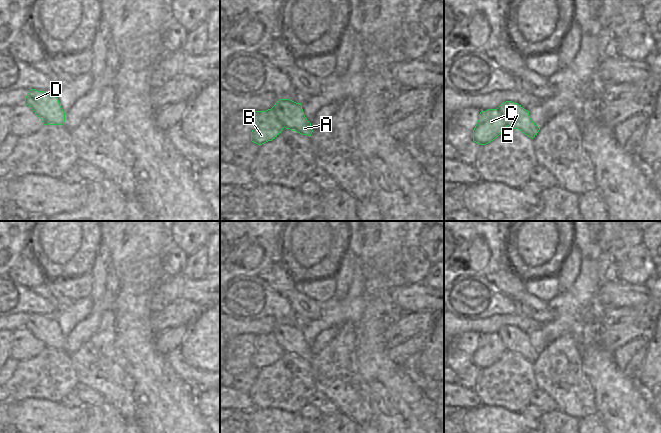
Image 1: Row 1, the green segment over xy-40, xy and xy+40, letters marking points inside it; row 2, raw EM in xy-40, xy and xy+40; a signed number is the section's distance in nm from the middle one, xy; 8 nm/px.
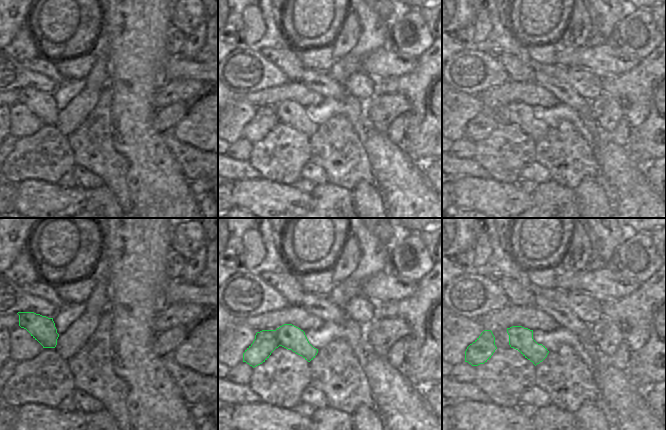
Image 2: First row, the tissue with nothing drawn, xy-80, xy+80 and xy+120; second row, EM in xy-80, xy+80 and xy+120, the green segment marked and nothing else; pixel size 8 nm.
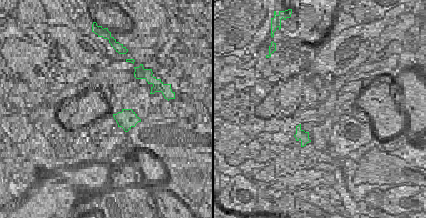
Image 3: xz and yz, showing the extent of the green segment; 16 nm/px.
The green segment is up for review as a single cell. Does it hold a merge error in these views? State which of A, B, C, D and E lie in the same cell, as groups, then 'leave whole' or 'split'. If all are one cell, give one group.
groups A D E / B C; split

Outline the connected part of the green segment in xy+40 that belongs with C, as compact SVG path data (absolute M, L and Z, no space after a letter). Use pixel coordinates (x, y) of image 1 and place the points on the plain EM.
M498 333L481 335L473 354L473 365L486 369L496 363L506 351L508 349Z

